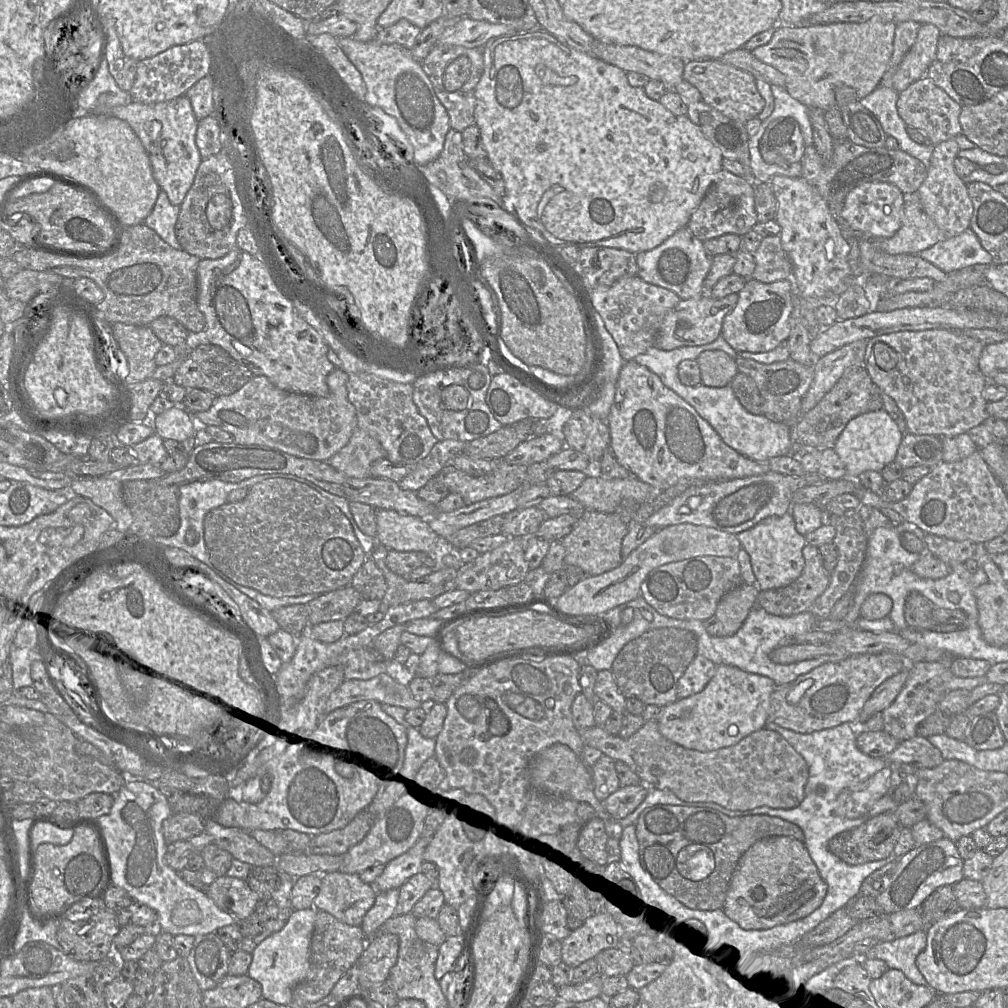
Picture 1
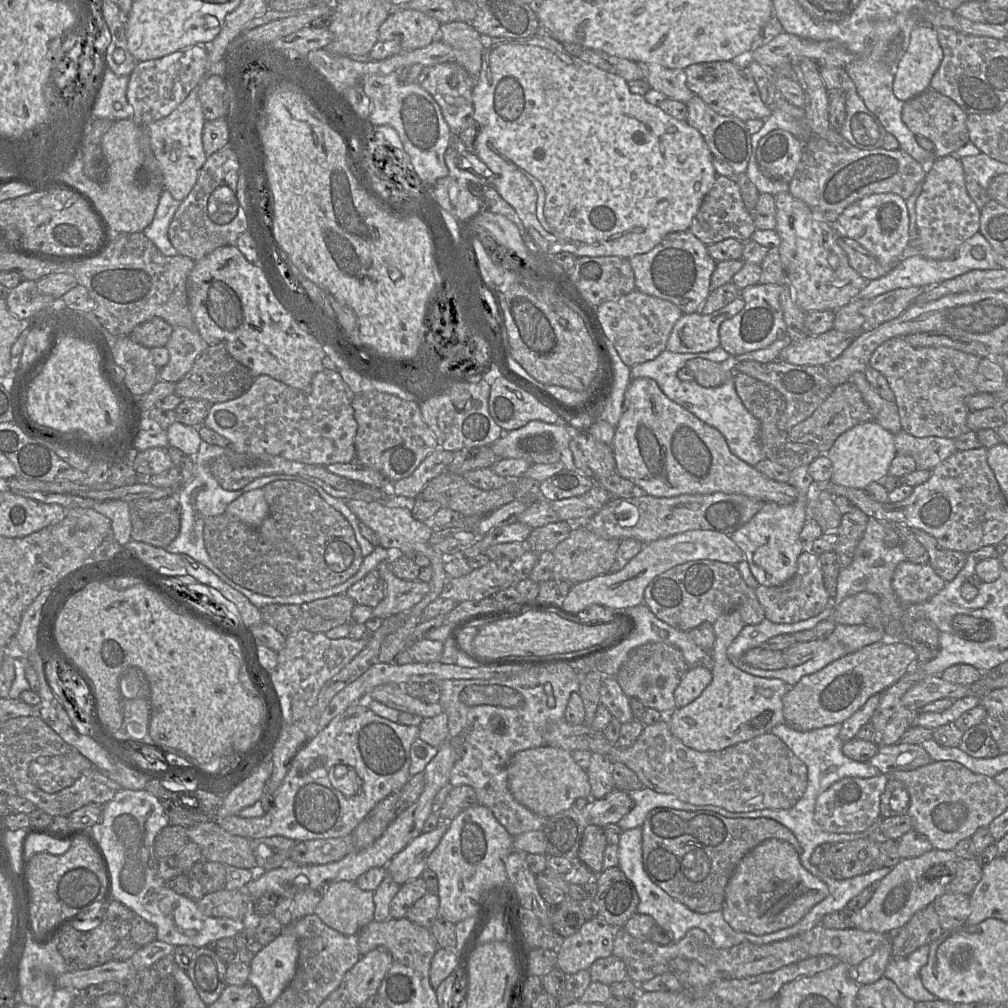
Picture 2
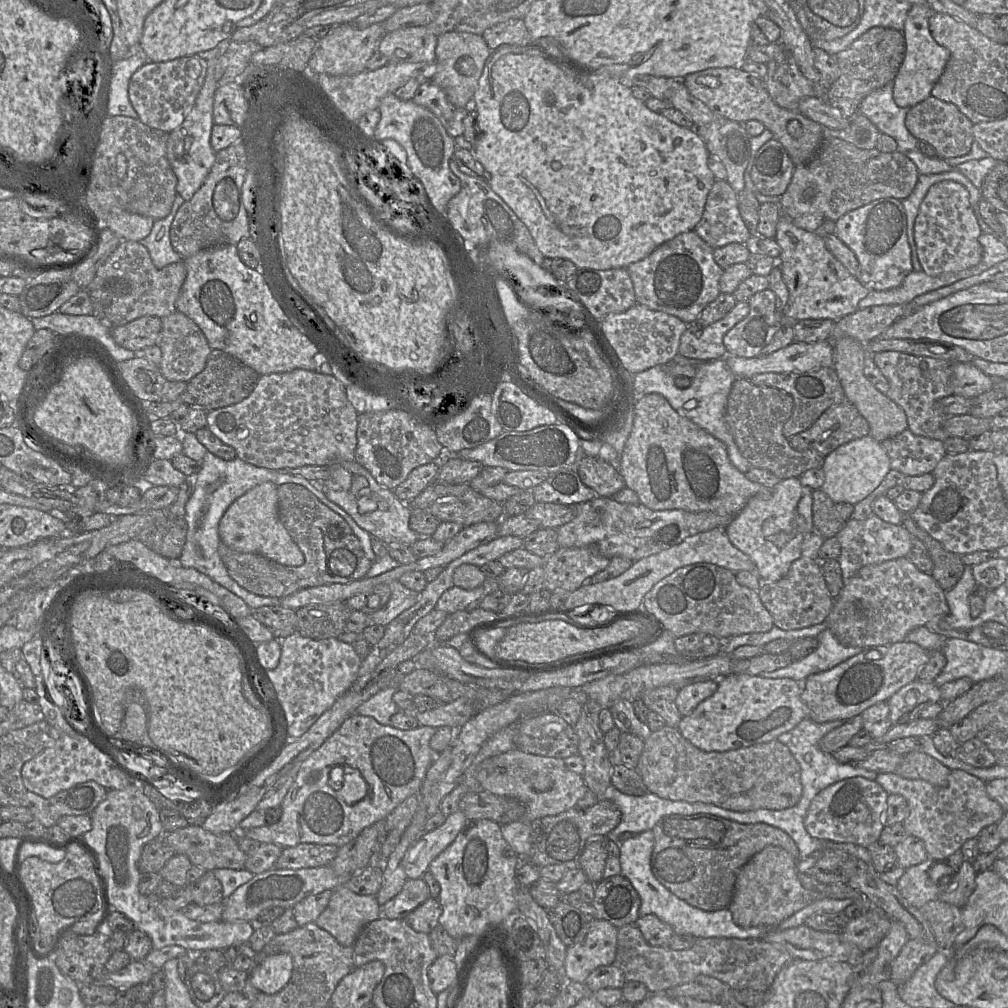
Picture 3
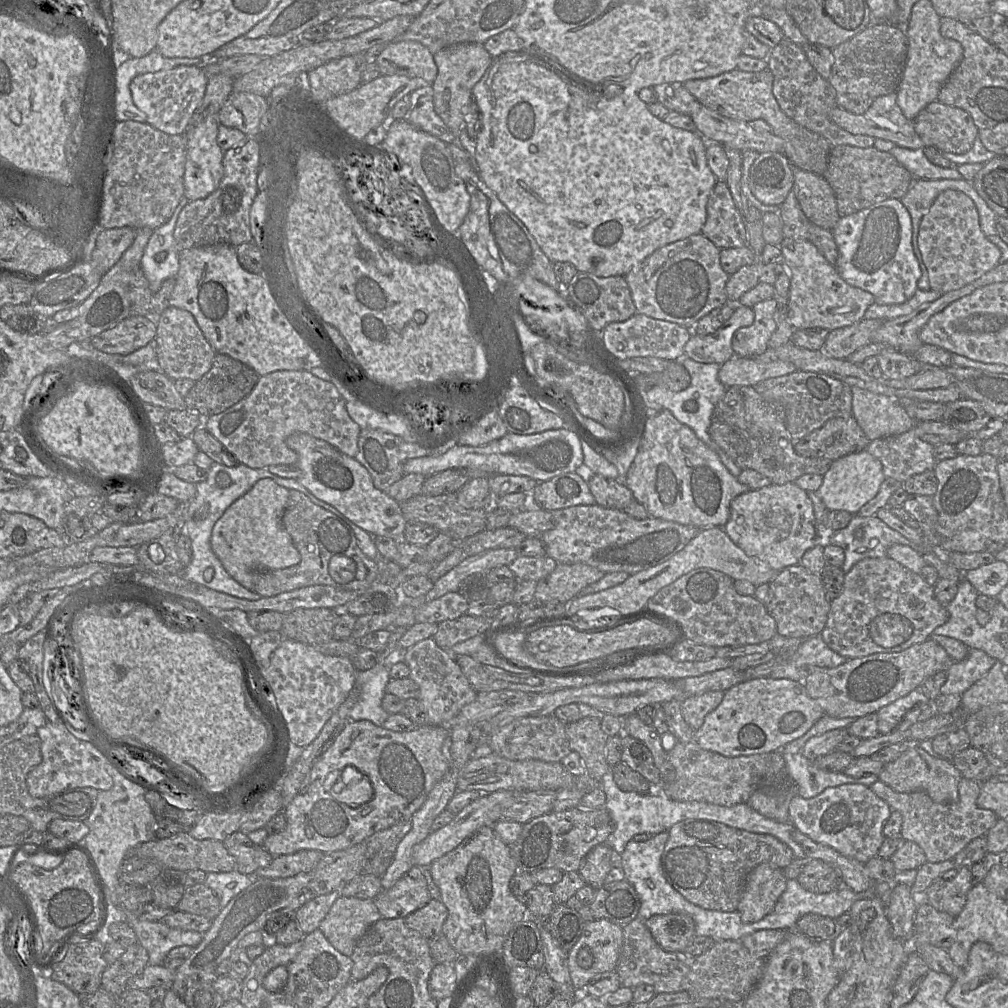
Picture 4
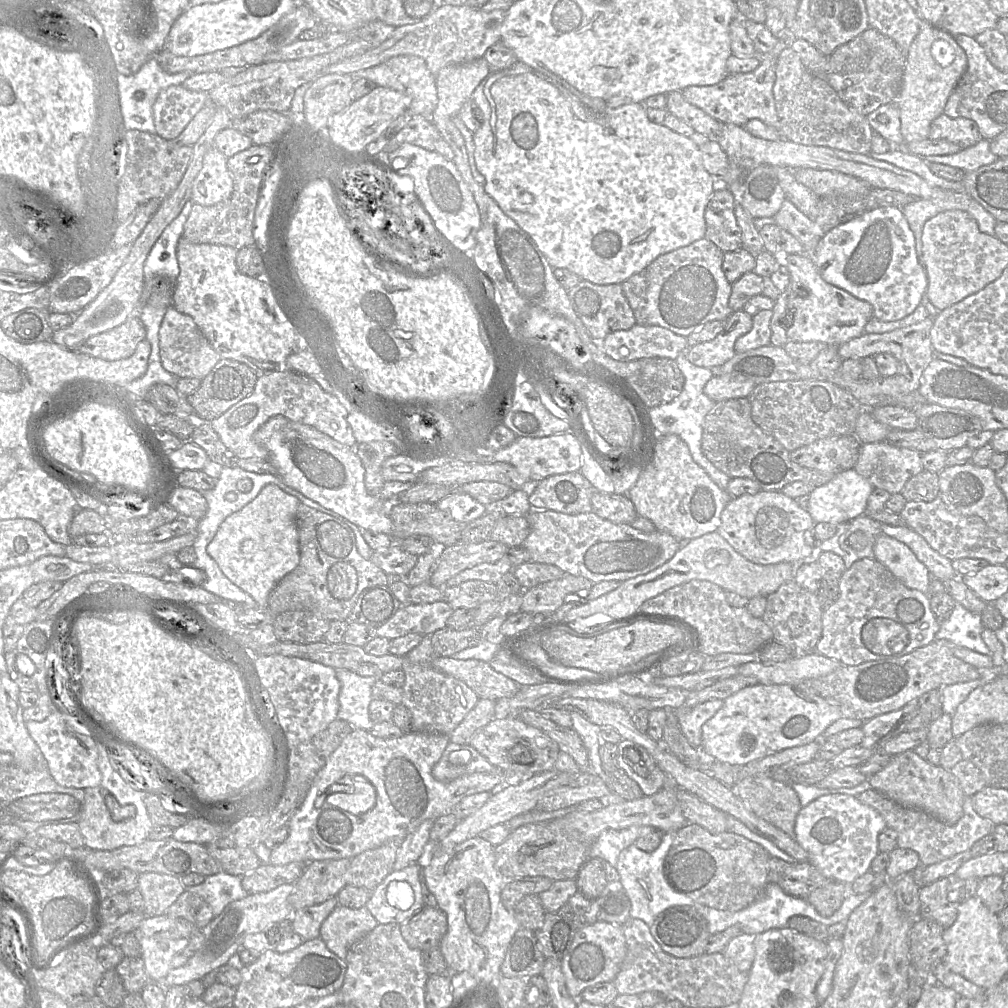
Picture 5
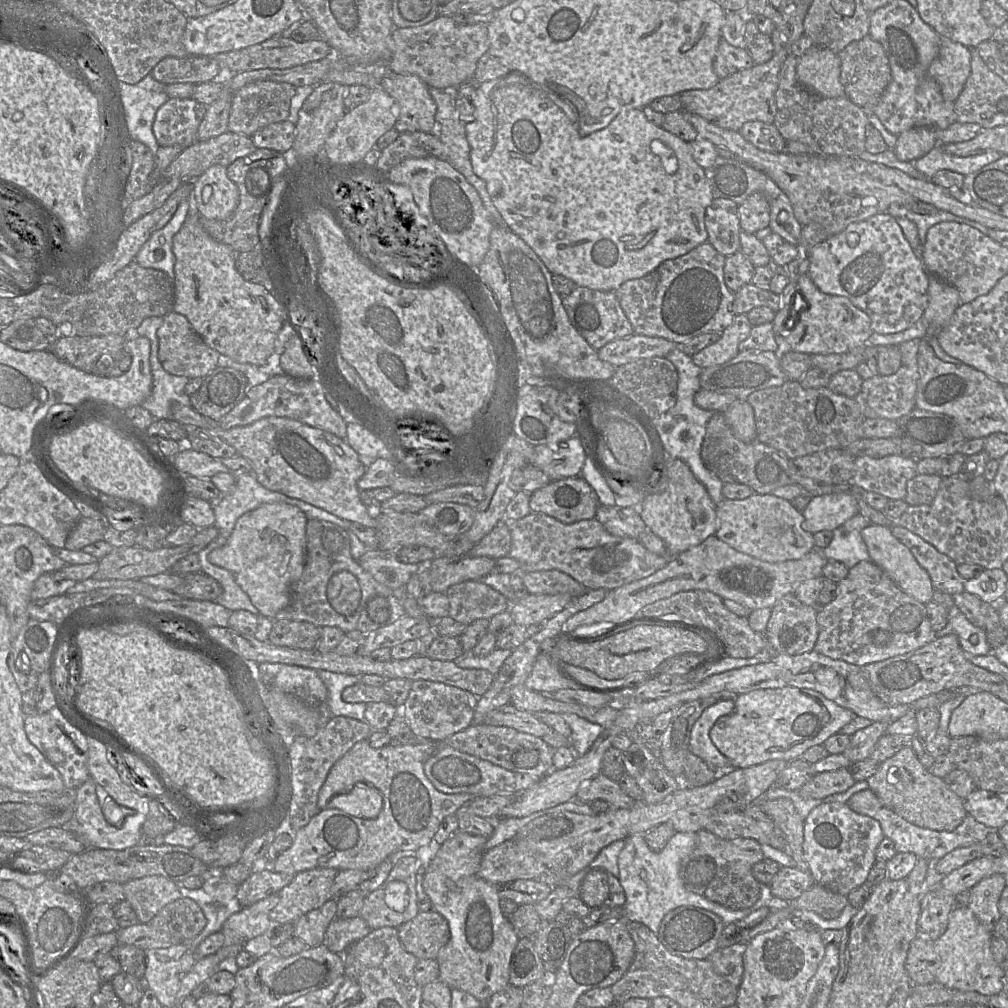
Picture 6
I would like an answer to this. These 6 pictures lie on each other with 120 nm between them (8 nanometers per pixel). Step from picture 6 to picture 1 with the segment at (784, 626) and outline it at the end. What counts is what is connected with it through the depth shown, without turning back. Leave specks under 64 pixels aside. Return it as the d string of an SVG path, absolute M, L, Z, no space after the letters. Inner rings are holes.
M806 543L802 552L805 567L794 582L759 592L757 604L768 613L787 617L810 612L815 601L827 589L830 574L823 566L819 549Z

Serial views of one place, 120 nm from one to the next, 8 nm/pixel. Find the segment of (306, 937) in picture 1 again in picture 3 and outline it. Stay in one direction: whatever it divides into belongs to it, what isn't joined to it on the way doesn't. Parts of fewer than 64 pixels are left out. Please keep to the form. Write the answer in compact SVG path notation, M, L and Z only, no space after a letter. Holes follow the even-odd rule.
M288 953L273 954L263 958L249 972L251 984L265 994L275 994L289 982L293 959Z

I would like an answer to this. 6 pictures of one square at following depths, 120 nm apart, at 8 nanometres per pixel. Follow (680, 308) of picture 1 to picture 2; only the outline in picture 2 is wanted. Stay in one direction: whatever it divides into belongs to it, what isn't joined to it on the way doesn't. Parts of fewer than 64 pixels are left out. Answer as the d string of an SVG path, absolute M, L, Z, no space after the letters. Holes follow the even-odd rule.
M738 296L725 307L708 315L700 312L683 314L671 331L666 350L674 353L700 353L714 350L720 346L720 325L738 314L744 304L741 296Z

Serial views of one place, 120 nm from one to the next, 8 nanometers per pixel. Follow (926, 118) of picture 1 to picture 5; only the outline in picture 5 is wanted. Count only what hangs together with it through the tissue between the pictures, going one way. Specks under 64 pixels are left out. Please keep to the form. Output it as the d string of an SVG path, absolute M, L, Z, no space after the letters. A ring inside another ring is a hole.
M942 113L930 126L929 139L948 140L962 149L974 146L981 140L977 124L968 118L950 118Z

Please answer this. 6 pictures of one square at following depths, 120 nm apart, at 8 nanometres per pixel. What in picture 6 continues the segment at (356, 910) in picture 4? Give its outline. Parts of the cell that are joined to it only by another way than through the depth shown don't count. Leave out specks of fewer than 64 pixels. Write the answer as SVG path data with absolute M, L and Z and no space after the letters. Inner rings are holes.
M361 916L335 917L325 932L322 944L326 945L331 952L343 954L352 944L367 936L371 931Z

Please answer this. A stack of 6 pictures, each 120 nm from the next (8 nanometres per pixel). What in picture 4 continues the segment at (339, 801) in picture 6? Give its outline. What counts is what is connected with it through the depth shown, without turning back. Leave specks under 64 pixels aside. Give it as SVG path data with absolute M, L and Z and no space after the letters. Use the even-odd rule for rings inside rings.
M355 768L353 769L355 773L348 771L345 773L346 777L344 777L345 783L354 779L352 783L345 785L344 781L337 781L330 789L330 793L336 800L351 808L356 808L370 801L373 798L374 791L369 779Z

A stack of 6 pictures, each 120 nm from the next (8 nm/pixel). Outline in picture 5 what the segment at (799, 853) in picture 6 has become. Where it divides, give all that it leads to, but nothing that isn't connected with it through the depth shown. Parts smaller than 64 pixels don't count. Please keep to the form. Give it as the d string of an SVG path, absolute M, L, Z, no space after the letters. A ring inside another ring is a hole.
M751 775L732 789L758 817L795 838L795 822L802 806L790 784L768 775Z

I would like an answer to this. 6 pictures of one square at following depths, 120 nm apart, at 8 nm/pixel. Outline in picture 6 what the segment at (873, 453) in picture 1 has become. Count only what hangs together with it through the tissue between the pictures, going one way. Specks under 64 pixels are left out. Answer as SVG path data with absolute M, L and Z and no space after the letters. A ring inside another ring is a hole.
M848 492L813 496L802 511L802 527L811 534L834 531L857 513L857 502Z

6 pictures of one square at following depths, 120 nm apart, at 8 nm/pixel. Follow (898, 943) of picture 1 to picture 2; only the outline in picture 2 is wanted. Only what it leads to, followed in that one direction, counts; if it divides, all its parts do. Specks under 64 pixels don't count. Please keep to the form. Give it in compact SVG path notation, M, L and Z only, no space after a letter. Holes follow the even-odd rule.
M924 945L906 957L892 957L883 975L892 980L902 994L916 1003L937 999L925 988L920 978L920 969L928 961L929 950L929 945Z

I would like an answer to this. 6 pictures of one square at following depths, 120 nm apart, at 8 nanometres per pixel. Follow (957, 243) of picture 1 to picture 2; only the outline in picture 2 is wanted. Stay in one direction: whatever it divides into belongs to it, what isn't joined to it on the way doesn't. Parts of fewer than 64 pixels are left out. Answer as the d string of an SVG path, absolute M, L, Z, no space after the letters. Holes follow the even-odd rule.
M978 231L972 237L968 238L965 242L963 242L961 246L958 248L955 255L953 255L949 259L934 260L926 258L921 254L911 255L910 257L903 258L887 274L885 274L880 278L869 281L866 287L859 292L857 298L864 301L870 301L873 298L892 290L918 286L924 287L929 285L936 285L945 280L949 280L957 276L960 276L971 270L976 269L987 270L998 267L999 266L995 259L995 254L990 243L981 234L981 232ZM977 247L982 247L982 249L984 250L984 257L982 259L976 259L972 255L972 250Z

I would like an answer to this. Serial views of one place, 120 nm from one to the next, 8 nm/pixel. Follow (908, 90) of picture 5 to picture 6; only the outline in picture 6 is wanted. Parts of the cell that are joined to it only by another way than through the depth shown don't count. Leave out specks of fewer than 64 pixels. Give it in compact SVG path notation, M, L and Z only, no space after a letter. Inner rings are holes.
M941 38L939 52L928 74L937 81L946 101L954 102L960 95L971 72L970 59L971 49ZM914 127L898 135L894 150L901 161L914 162L938 145L936 130Z

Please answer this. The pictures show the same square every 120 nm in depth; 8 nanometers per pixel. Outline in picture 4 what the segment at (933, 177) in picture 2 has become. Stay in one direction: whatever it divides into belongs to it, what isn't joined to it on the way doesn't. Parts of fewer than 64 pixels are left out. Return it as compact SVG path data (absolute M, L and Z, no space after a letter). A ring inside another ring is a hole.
M948 189L937 196L921 220L917 240L930 287L941 294L962 288L1001 263L1000 249L980 228L974 202L958 190Z

